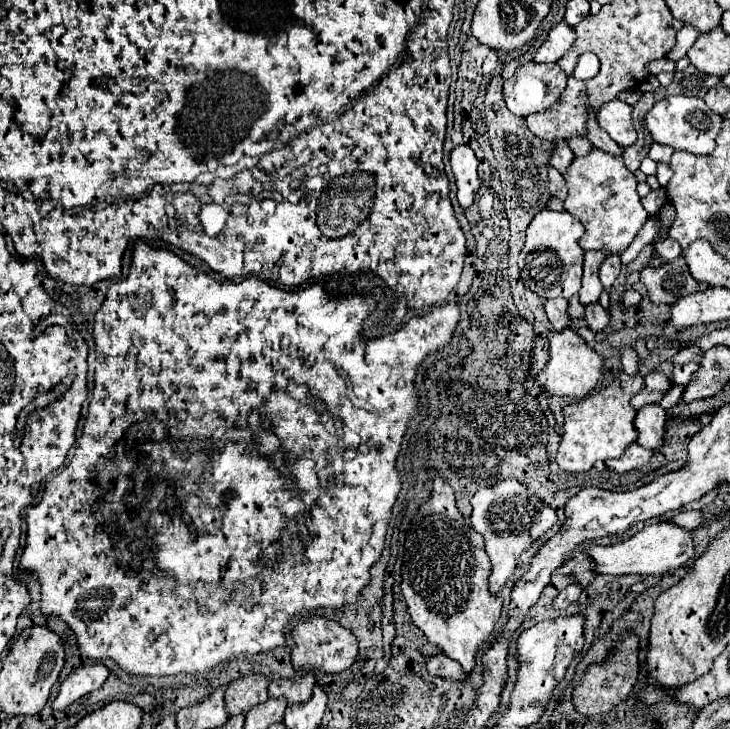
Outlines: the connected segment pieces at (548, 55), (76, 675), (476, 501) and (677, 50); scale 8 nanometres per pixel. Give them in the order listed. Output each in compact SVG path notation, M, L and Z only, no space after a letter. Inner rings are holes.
M561 21L559 25L555 25L549 31L547 41L535 53L535 61L537 63L553 63L553 61L559 61L569 51L569 47L573 43L575 43L575 31L569 29L569 25L565 25Z
M93 663L93 665L83 665L79 669L75 669L63 683L59 689L57 699L53 701L53 709L55 711L63 711L67 709L71 703L75 703L77 699L81 699L83 695L89 695L93 691L97 691L109 677L109 671L103 663Z
M505 479L491 487L481 487L473 495L471 507L473 507L471 525L477 533L483 535L485 551L493 565L493 573L489 577L489 591L493 595L499 595L507 579L513 577L519 555L557 523L557 513L537 497L529 495L527 487L521 485L517 479ZM505 529L511 529L511 531L505 531Z
M683 27L679 33L677 33L677 43L675 43L675 47L673 47L673 51L671 51L671 55L675 55L675 57L671 57L671 59L681 59L681 55L685 55L687 51L689 51L689 47L691 47L691 43L693 43L693 39L697 37L699 33L693 29L693 27Z

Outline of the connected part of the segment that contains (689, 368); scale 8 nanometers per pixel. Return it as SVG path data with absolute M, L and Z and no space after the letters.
M687 363L687 365L677 365L673 371L673 383L677 385L687 385L693 379L693 373L699 369L697 363Z

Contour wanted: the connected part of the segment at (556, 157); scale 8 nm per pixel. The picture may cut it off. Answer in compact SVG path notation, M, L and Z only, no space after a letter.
M557 141L555 145L557 145L557 147L555 147L555 153L553 153L553 157L551 157L549 163L563 175L563 173L567 173L569 165L571 165L571 161L573 161L573 151L569 149L567 141Z

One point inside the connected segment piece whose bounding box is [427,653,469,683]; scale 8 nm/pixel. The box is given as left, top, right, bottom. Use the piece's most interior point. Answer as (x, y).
(442, 666)

